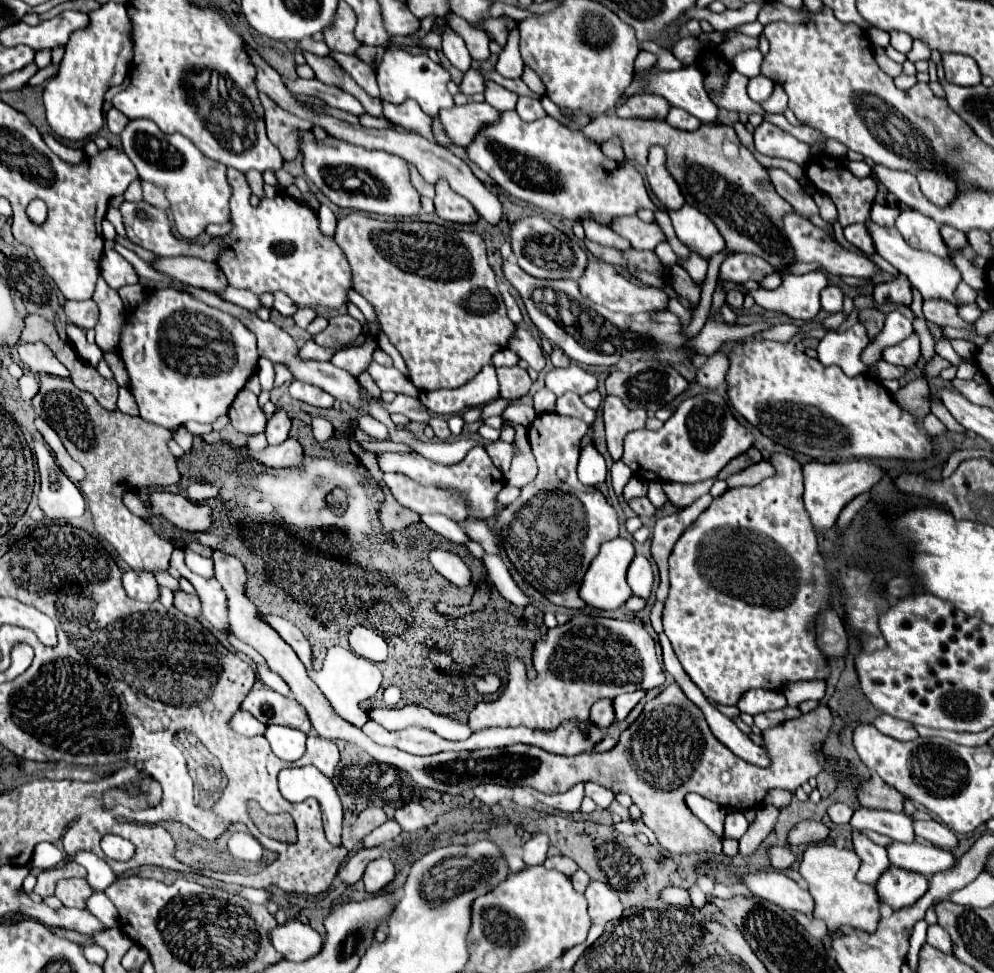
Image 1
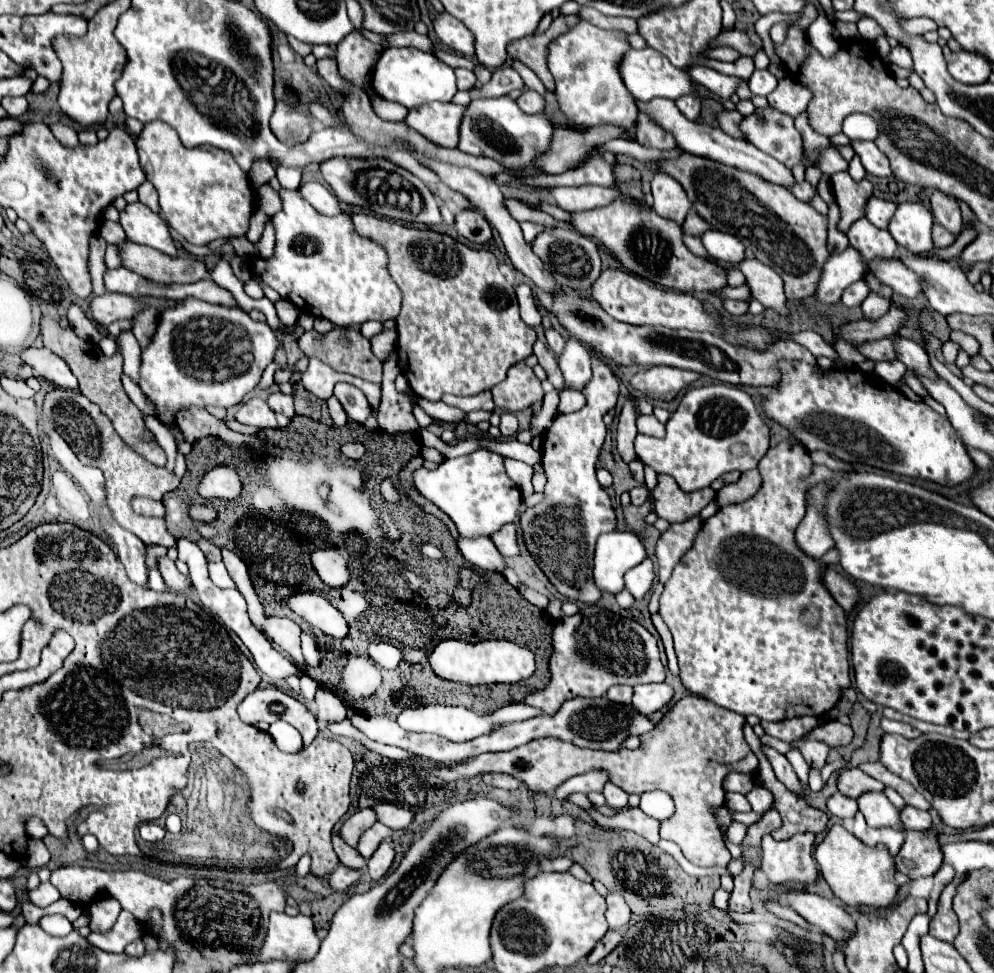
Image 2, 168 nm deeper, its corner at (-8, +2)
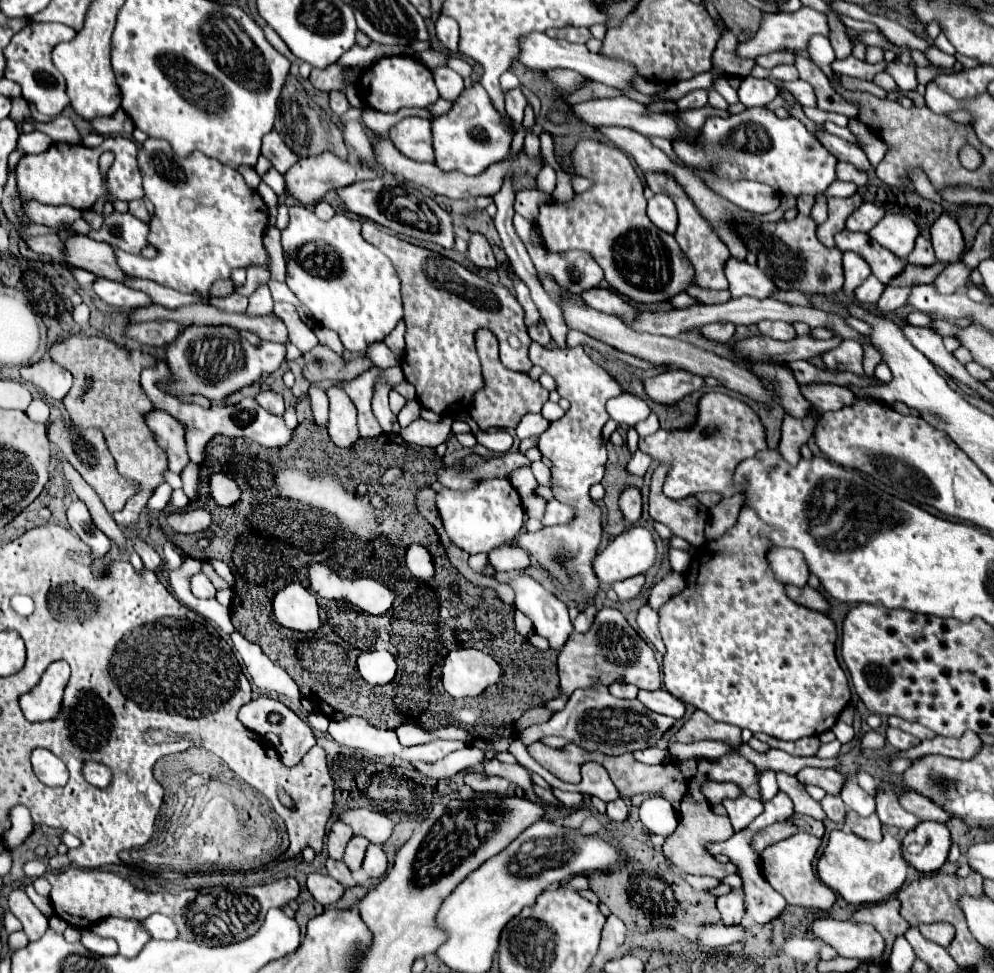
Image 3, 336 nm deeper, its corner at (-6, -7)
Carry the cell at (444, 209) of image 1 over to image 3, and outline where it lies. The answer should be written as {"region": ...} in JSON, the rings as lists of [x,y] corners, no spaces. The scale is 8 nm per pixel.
{"region":[[[472,233],[470,241],[468,241],[468,253],[466,255],[478,267],[496,267],[492,247],[490,247],[490,243],[486,241],[486,237],[482,233]]]}

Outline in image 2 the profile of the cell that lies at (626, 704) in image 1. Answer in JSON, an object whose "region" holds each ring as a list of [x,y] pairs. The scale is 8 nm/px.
{"region":[[[642,684],[634,686],[634,698],[632,704],[642,714],[652,714],[666,706],[674,698],[674,688],[668,684]]]}

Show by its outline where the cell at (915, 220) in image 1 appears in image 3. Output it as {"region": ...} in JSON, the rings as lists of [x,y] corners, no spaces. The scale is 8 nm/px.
{"region":[[[886,213],[884,219],[868,235],[882,247],[892,251],[896,257],[906,259],[912,253],[914,241],[920,235],[920,231],[914,219],[910,219],[908,215]]]}

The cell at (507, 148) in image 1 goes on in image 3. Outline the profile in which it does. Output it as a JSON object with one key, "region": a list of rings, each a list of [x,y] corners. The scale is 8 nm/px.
{"region":[[[474,83],[472,89],[464,89],[462,97],[454,101],[454,107],[432,121],[432,133],[436,165],[444,171],[460,171],[464,175],[478,175],[490,163],[506,159],[514,137],[480,83]]]}

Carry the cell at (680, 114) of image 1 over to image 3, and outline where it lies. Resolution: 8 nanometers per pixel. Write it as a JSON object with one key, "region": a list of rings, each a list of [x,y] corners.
{"region":[[[690,91],[688,95],[684,95],[682,99],[676,101],[678,111],[688,111],[688,109],[698,109],[704,107],[708,103],[708,91]]]}

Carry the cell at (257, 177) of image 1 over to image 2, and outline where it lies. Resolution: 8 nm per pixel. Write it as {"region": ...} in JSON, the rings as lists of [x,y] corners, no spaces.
{"region":[[[268,184],[258,188],[258,208],[264,210],[268,216],[274,216],[282,208],[282,200],[280,200],[278,192],[274,192]]]}

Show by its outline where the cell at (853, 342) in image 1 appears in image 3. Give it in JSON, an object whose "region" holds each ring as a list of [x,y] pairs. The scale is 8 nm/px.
{"region":[[[886,287],[880,301],[876,303],[876,311],[880,315],[888,315],[906,303],[910,287]]]}

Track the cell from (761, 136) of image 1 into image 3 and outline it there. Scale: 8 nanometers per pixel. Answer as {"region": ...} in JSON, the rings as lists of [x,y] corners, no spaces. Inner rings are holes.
{"region":[[[752,107],[728,119],[710,117],[694,143],[674,143],[676,155],[698,169],[712,171],[726,179],[752,179],[774,187],[778,193],[792,195],[818,195],[836,181],[838,159],[794,117],[778,119],[764,107]],[[742,129],[746,147],[736,147],[732,141],[734,131]]]}

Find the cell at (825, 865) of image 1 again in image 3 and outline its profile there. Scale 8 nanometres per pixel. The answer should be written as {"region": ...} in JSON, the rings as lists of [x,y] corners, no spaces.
{"region":[[[884,827],[884,839],[880,843],[870,843],[854,837],[854,833],[844,833],[838,829],[832,831],[828,845],[816,865],[818,877],[850,905],[870,905],[886,901],[890,895],[900,891],[908,873],[906,861],[900,853],[900,841],[896,839],[898,833],[900,829]]]}

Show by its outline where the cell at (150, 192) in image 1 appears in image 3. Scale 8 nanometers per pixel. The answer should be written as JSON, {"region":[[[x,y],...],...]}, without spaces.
{"region":[[[136,199],[136,201],[130,201],[130,213],[134,217],[138,217],[140,221],[150,221],[150,215],[148,215],[148,209],[146,209],[146,203],[144,199]]]}

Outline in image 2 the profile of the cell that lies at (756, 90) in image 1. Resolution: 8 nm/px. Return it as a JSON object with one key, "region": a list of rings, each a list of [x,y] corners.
{"region":[[[754,70],[754,74],[748,80],[750,92],[756,96],[768,96],[776,88],[778,80],[770,70]]]}

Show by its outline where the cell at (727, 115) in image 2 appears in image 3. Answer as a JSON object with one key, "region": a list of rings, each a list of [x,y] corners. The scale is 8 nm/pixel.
{"region":[[[710,105],[702,107],[702,109],[696,109],[696,111],[686,111],[686,113],[680,113],[680,119],[694,131],[700,131],[706,123],[708,117],[714,117],[714,115],[722,115],[720,109],[714,109]]]}

